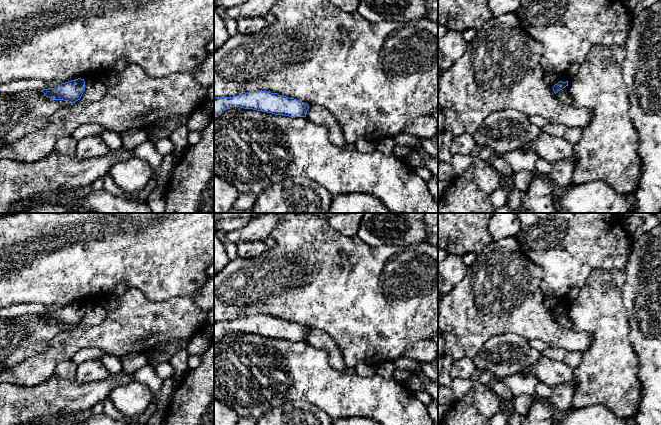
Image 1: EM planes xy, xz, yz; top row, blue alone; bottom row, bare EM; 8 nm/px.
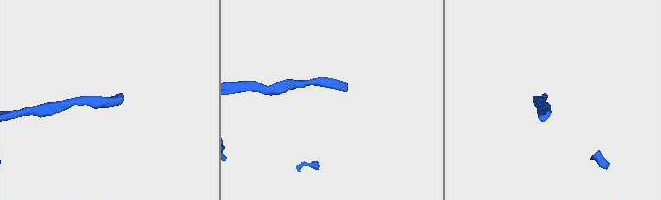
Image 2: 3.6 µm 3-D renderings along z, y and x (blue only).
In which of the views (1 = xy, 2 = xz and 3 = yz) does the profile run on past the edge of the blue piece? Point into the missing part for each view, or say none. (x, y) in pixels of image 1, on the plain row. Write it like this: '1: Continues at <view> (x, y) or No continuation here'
1: No continuation here
2: No continuation here
3: No continuation here

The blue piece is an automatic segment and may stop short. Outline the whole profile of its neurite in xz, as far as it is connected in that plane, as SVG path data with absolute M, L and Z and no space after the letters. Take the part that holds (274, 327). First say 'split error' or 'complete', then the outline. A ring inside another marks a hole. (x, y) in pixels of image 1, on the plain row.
complete | M267 315L249 316L233 321L214 321L214 337L223 337L230 331L289 341L306 341L309 329L297 323Z

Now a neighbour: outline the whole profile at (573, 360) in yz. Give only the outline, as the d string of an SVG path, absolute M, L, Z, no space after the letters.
M549 347L548 349L544 350L543 356L548 357L549 359L560 361L566 364L571 369L575 369L581 362L583 353L581 352L568 352L562 348L554 348Z

